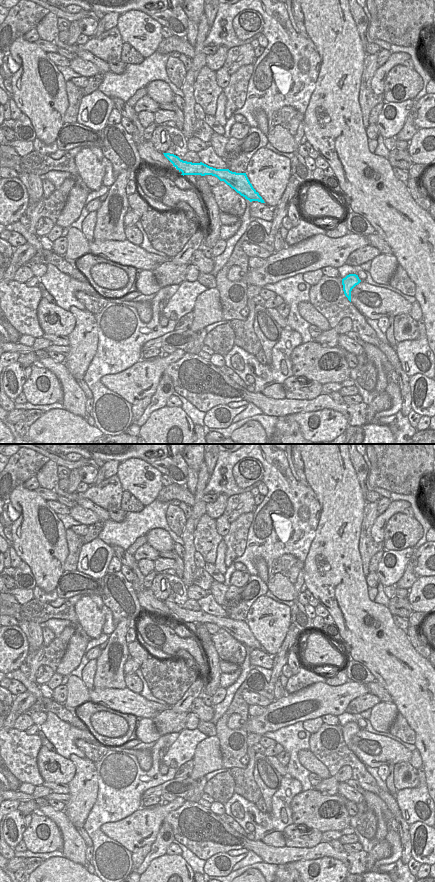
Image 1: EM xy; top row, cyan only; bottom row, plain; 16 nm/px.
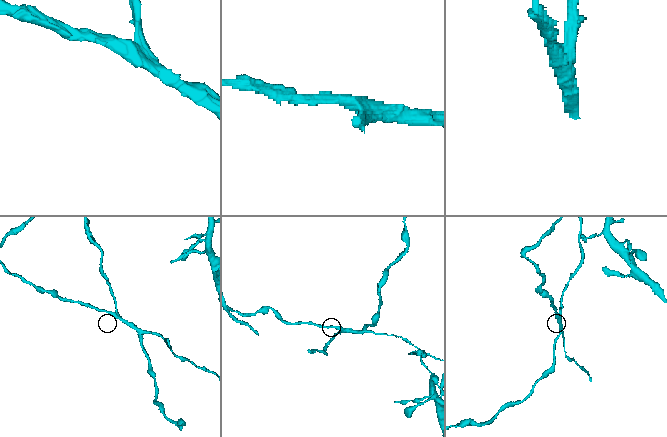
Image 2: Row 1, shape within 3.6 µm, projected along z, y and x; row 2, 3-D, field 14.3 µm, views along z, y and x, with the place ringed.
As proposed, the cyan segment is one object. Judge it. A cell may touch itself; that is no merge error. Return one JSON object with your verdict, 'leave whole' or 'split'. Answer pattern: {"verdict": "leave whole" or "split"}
{"verdict": "split"}

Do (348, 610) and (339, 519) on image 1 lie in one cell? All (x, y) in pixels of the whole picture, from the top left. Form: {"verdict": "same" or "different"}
{"verdict": "same"}

